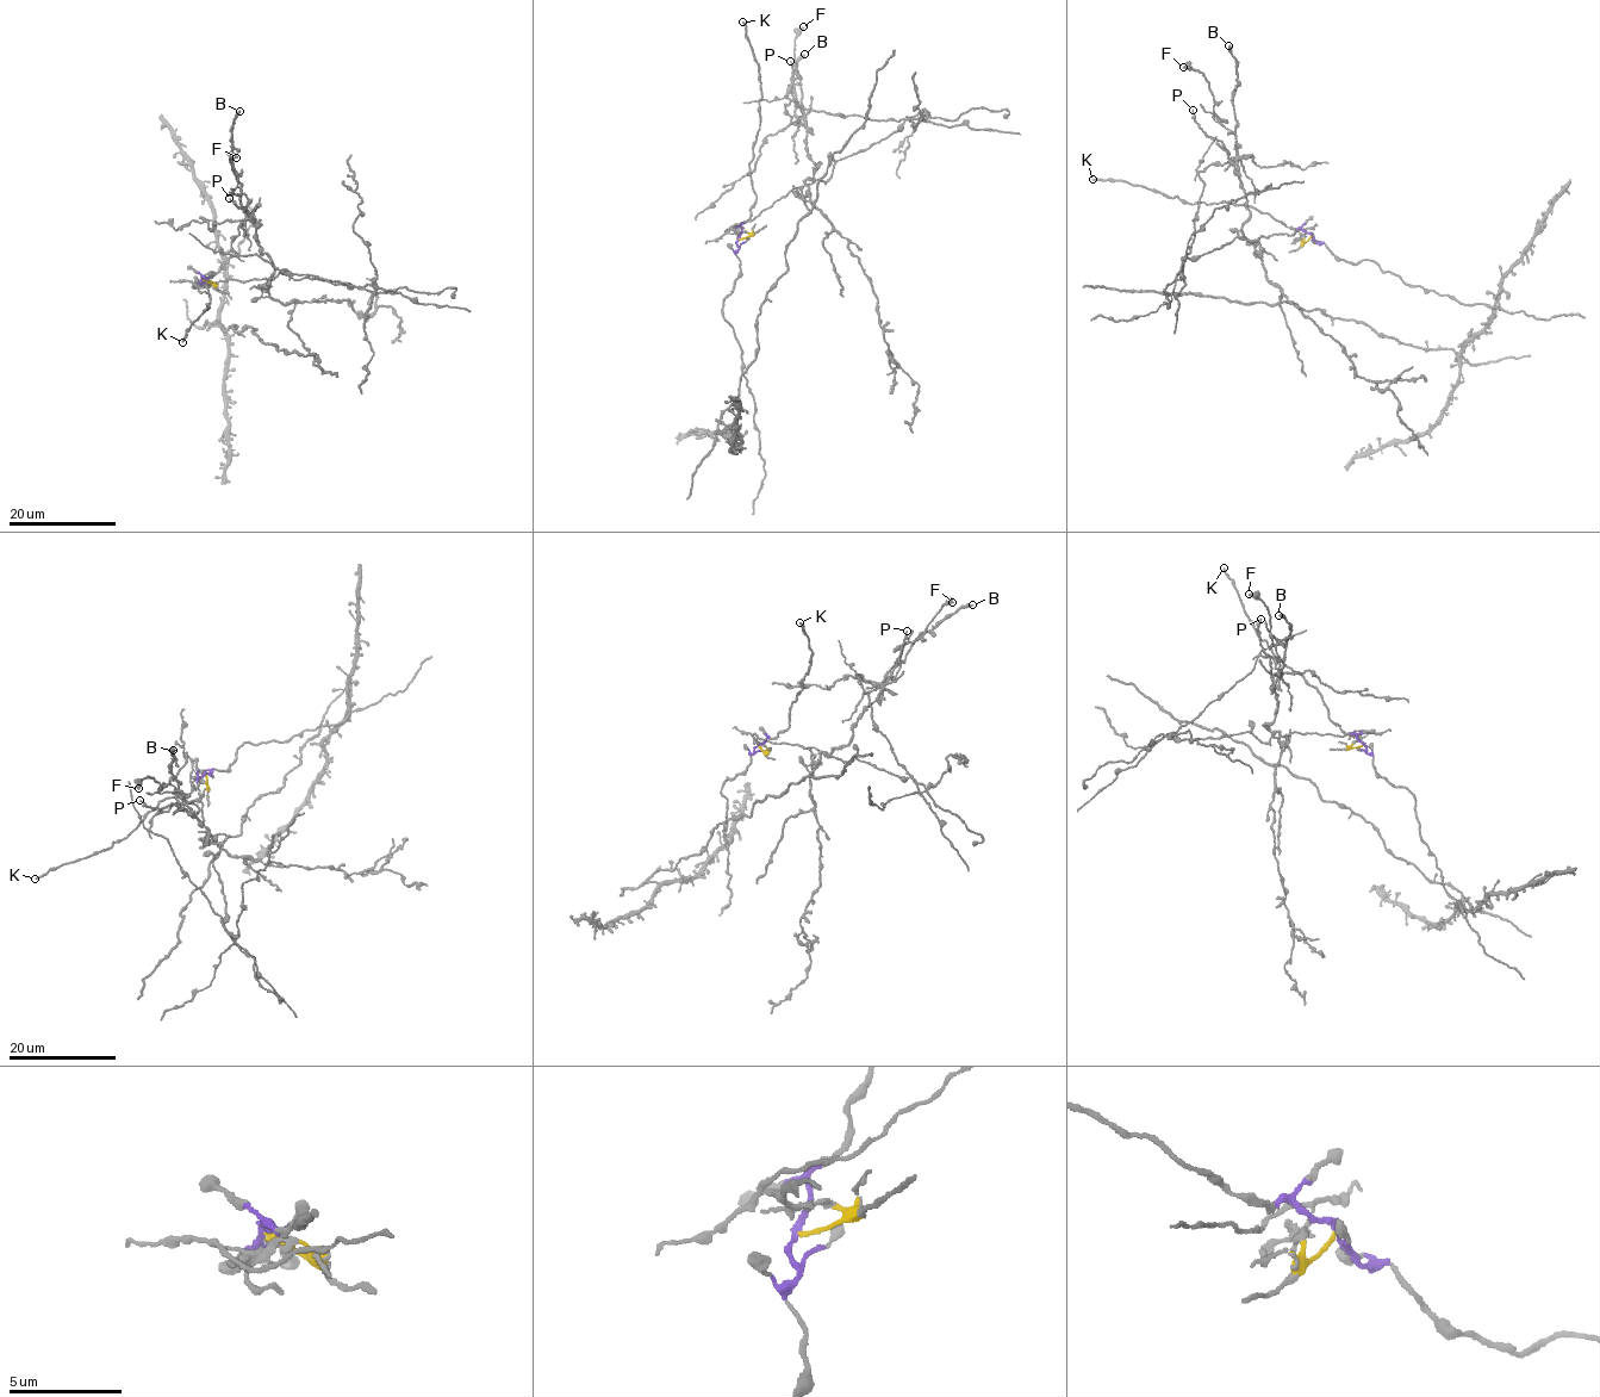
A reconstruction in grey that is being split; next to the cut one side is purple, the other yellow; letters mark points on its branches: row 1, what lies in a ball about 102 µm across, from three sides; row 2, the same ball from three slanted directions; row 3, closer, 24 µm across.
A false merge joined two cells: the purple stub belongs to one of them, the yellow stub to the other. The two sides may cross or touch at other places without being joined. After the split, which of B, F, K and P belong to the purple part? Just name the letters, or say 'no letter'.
K

